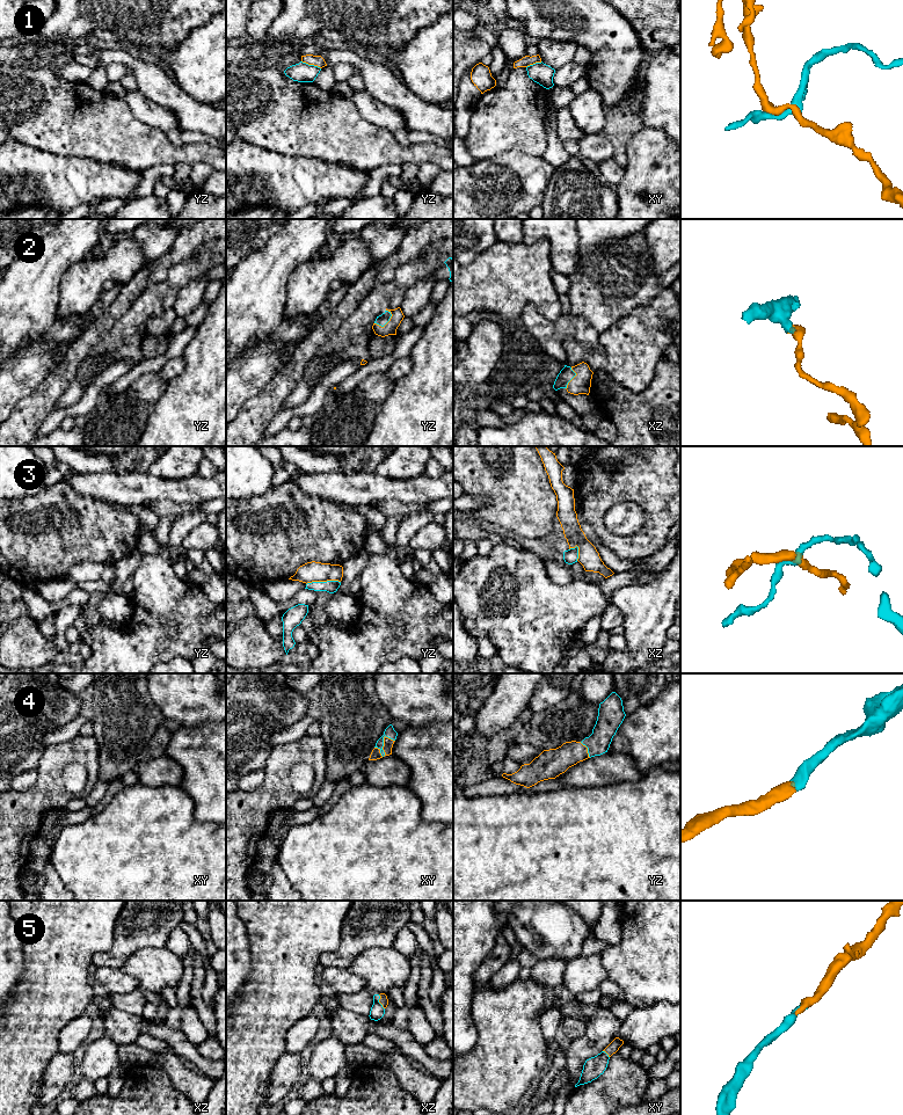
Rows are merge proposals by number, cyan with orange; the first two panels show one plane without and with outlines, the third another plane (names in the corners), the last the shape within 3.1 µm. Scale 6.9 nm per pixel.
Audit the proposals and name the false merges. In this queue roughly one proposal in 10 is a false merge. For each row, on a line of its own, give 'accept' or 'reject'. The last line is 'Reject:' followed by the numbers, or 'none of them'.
1: reject
2: accept
3: reject
4: accept
5: accept
Reject: 1, 3

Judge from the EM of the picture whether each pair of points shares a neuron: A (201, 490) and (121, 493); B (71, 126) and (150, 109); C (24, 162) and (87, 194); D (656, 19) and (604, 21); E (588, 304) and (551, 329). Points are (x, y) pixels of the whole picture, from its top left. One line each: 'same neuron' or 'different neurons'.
A: same neuron
B: different neurons
C: same neuron
D: different neurons
E: different neurons

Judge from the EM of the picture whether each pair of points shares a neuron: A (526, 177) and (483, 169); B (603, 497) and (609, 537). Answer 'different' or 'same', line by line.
A: same
B: same

